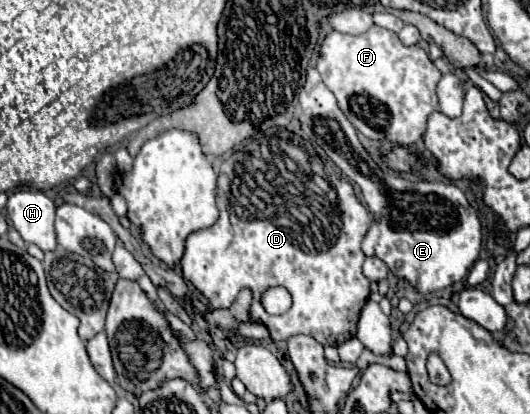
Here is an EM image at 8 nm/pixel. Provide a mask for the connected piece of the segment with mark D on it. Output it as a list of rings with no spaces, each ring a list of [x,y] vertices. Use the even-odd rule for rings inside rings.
[[[278,129],[274,131],[272,135],[260,135],[252,141],[248,141],[240,151],[234,153],[234,157],[226,159],[220,167],[220,175],[218,175],[218,195],[216,195],[216,203],[220,207],[220,219],[214,223],[214,227],[210,229],[202,229],[202,231],[196,231],[192,233],[188,239],[186,239],[186,251],[184,251],[184,257],[180,261],[182,265],[182,275],[186,281],[190,281],[210,303],[210,307],[230,307],[230,303],[236,299],[236,295],[240,293],[240,289],[250,289],[252,291],[252,307],[250,307],[250,313],[252,313],[252,319],[266,325],[272,339],[274,341],[280,341],[280,339],[288,339],[290,335],[296,335],[296,333],[304,333],[304,335],[312,335],[318,343],[322,345],[340,345],[348,339],[352,339],[356,335],[356,323],[358,323],[358,317],[360,317],[360,311],[364,307],[364,303],[368,301],[368,295],[370,295],[370,281],[364,277],[362,273],[362,263],[364,263],[364,253],[360,249],[360,243],[370,227],[370,213],[368,209],[356,199],[356,193],[352,189],[352,185],[342,177],[338,175],[334,163],[326,157],[326,153],[322,153],[322,149],[316,149],[310,141],[302,139],[300,135],[296,133],[290,133],[286,129]],[[272,285],[282,285],[290,291],[294,303],[292,303],[292,309],[286,311],[284,315],[280,317],[274,317],[274,315],[268,315],[260,303],[260,295],[264,293],[264,289],[272,287]]]

